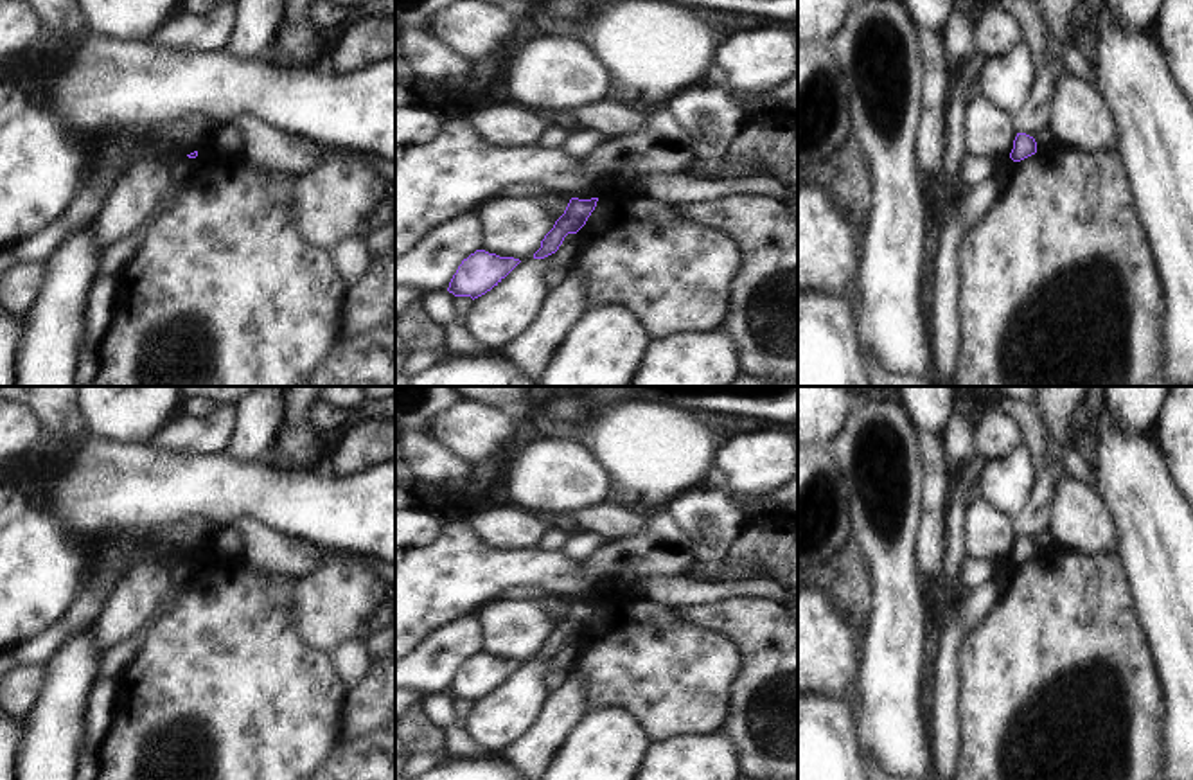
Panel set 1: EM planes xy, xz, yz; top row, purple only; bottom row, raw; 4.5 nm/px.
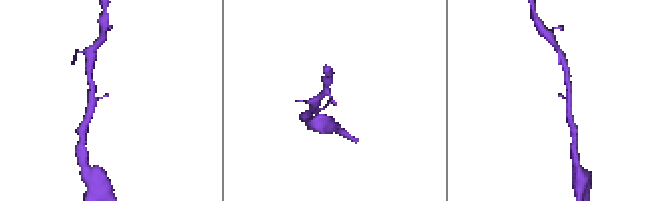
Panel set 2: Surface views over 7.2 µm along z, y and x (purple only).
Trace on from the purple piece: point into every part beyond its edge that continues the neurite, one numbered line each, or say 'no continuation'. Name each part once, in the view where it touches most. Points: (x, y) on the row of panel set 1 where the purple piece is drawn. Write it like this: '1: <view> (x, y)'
no continuation

